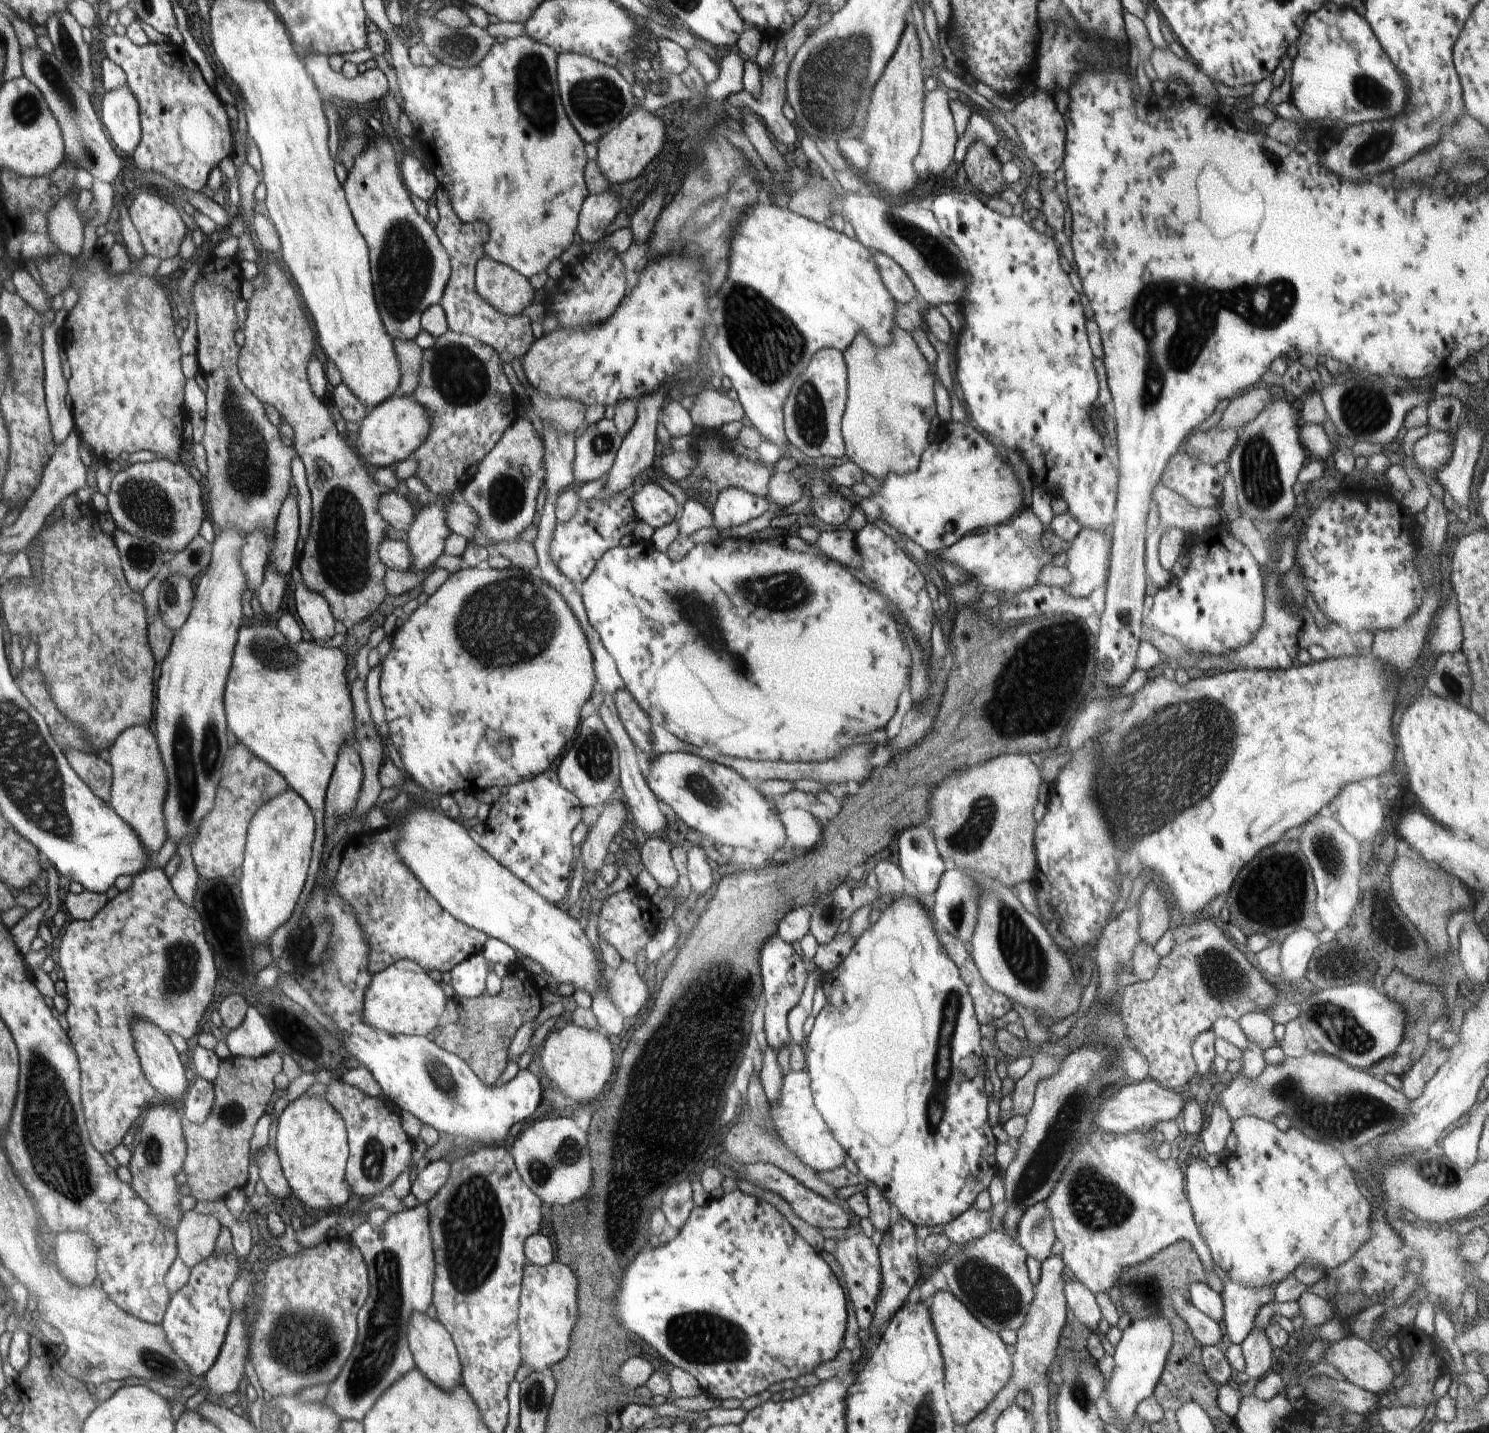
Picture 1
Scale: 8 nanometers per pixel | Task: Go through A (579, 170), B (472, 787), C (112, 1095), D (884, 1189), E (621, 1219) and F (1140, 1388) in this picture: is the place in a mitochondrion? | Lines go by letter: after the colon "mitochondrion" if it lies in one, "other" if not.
A: other
B: other
C: other
D: other
E: mitochondrion
F: other

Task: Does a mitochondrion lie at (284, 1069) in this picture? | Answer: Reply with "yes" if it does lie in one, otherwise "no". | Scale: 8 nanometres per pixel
no

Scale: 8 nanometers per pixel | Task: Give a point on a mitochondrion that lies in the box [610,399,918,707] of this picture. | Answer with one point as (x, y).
(703, 618)

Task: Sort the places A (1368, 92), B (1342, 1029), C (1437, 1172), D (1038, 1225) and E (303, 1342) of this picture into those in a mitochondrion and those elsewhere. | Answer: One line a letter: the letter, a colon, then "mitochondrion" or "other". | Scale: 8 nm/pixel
A: mitochondrion
B: mitochondrion
C: mitochondrion
D: mitochondrion
E: mitochondrion

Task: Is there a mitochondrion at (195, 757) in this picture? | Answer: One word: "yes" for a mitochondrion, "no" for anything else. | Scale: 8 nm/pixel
yes

